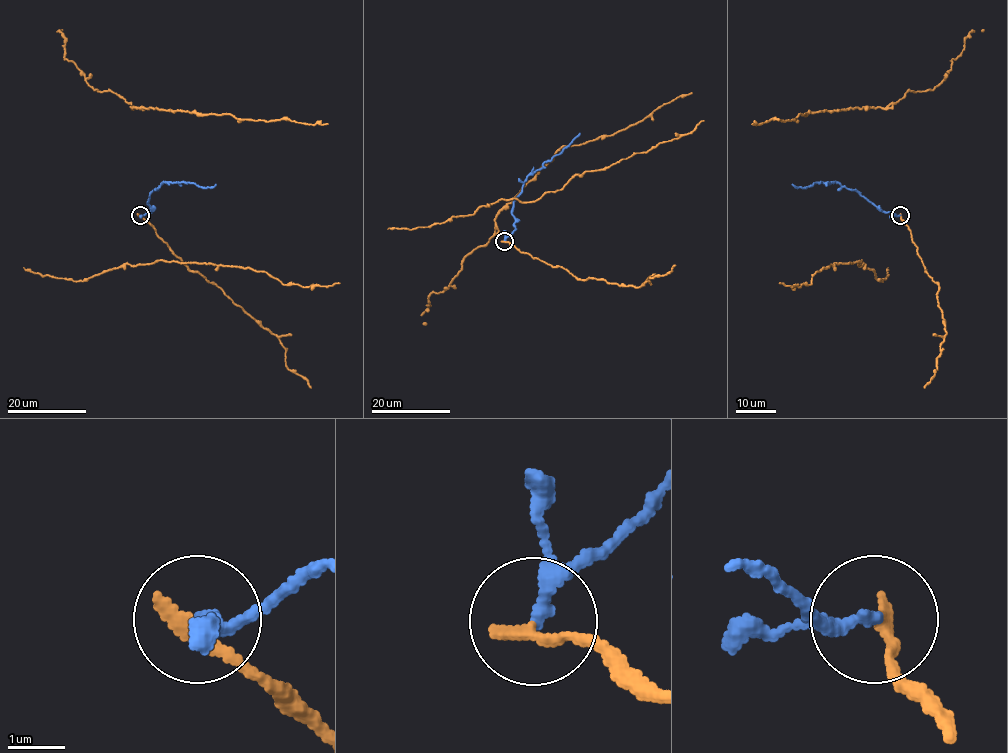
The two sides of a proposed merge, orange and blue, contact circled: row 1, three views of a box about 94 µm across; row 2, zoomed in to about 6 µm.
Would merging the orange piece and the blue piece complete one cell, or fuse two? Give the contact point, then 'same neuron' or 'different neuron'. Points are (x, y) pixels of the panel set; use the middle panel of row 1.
(504, 241) | different neuron

